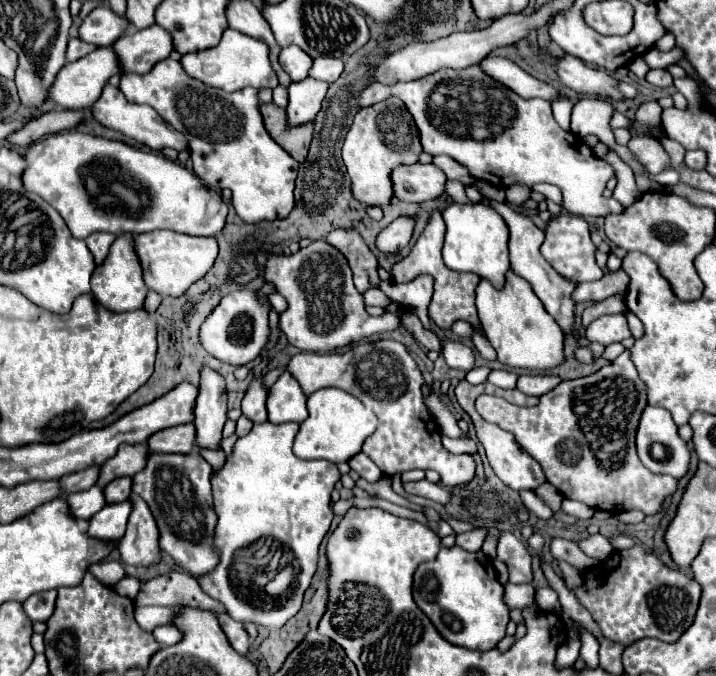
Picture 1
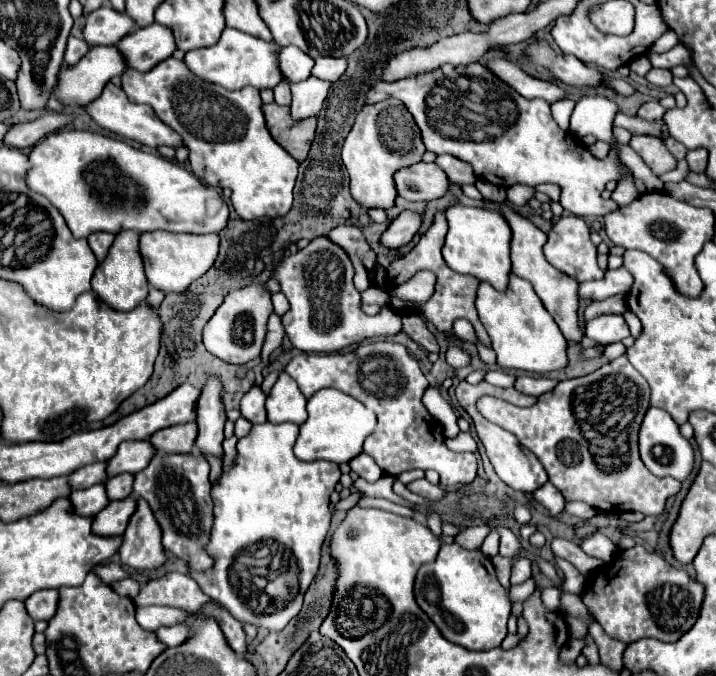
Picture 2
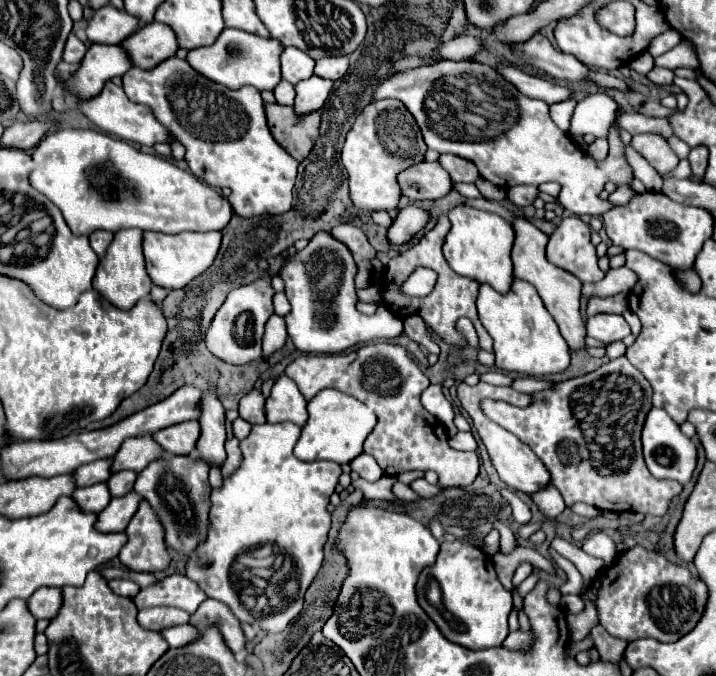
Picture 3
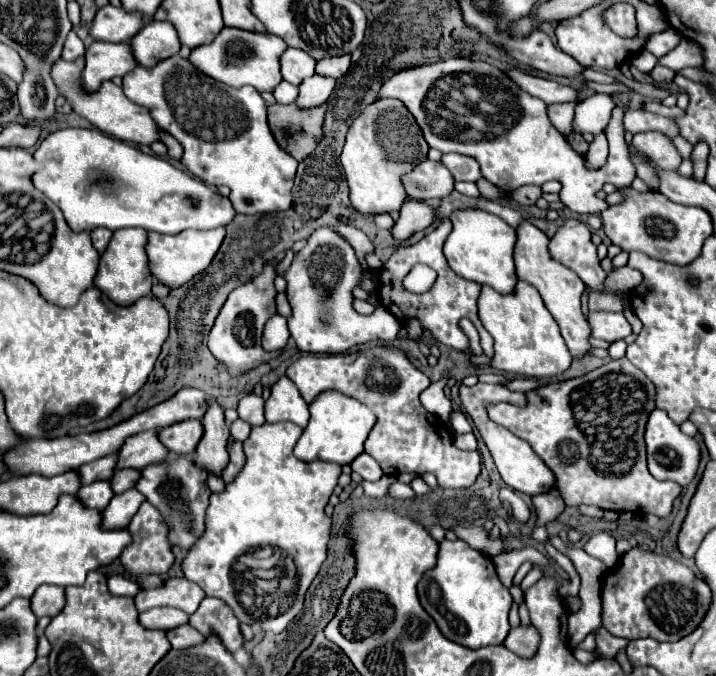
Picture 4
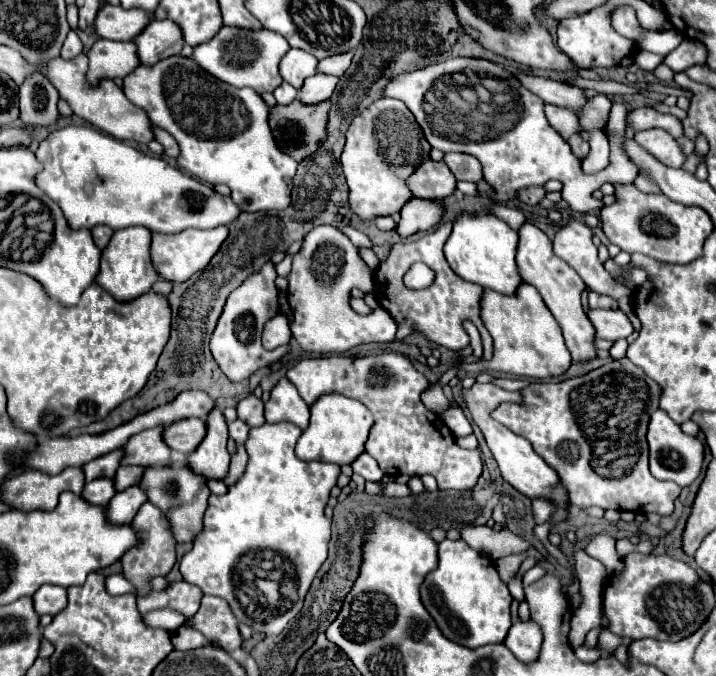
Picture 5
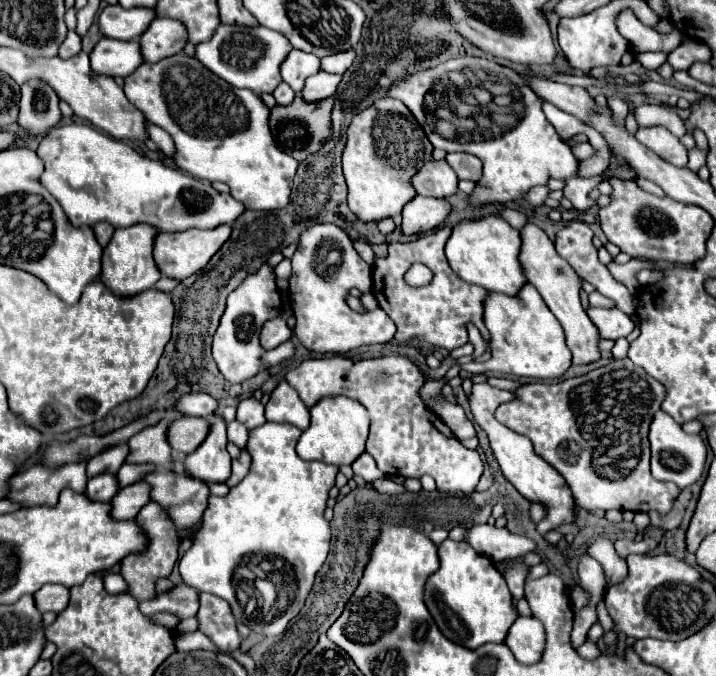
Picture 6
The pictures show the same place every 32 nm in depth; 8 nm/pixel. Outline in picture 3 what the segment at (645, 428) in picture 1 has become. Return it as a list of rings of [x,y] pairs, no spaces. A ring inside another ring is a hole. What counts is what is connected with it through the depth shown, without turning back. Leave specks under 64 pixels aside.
[[[652,408],[652,412],[646,418],[644,430],[642,430],[642,442],[644,442],[644,458],[654,478],[660,478],[660,480],[670,478],[680,484],[686,484],[692,478],[696,470],[696,462],[698,462],[696,444],[680,432],[678,424],[664,410]]]

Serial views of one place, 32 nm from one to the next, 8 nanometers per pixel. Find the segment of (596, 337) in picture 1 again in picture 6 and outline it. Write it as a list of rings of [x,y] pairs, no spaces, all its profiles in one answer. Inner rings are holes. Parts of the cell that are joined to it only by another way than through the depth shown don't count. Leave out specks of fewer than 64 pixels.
[[[588,308],[588,316],[594,322],[594,326],[600,330],[600,338],[618,340],[622,336],[628,336],[634,330],[634,322],[628,314],[624,314],[618,308]]]

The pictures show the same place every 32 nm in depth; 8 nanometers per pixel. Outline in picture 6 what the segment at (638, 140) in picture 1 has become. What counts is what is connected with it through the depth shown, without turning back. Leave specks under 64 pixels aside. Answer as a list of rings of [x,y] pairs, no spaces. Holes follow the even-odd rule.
[[[656,126],[656,128],[640,128],[636,132],[636,138],[648,146],[650,150],[654,150],[658,156],[662,156],[664,160],[668,160],[674,166],[686,166],[688,164],[688,150],[686,146],[664,126]]]

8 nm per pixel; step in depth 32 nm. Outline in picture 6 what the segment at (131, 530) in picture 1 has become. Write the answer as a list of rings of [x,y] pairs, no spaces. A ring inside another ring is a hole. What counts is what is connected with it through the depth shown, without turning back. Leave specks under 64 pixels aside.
[[[148,502],[140,514],[136,516],[136,520],[140,522],[140,526],[144,528],[144,532],[148,534],[150,538],[150,546],[146,550],[146,554],[130,554],[122,560],[122,568],[120,568],[120,574],[122,578],[126,580],[128,588],[126,588],[126,594],[134,596],[138,602],[142,600],[150,600],[156,596],[156,580],[158,578],[168,578],[176,560],[178,560],[178,546],[180,546],[180,536],[176,532],[176,524],[172,524],[172,520],[168,520],[168,512],[164,512],[164,508],[160,508],[160,504],[156,502]]]

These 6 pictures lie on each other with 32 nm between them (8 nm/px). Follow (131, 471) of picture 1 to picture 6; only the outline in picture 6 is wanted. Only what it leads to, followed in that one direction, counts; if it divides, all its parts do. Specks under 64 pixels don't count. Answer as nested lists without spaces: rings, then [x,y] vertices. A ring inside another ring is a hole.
[[[160,420],[158,424],[152,424],[140,432],[136,432],[130,440],[130,454],[126,458],[126,462],[130,464],[144,464],[144,462],[152,462],[156,464],[160,470],[174,469],[172,456],[170,456],[170,444],[166,438],[168,432],[168,422]]]

